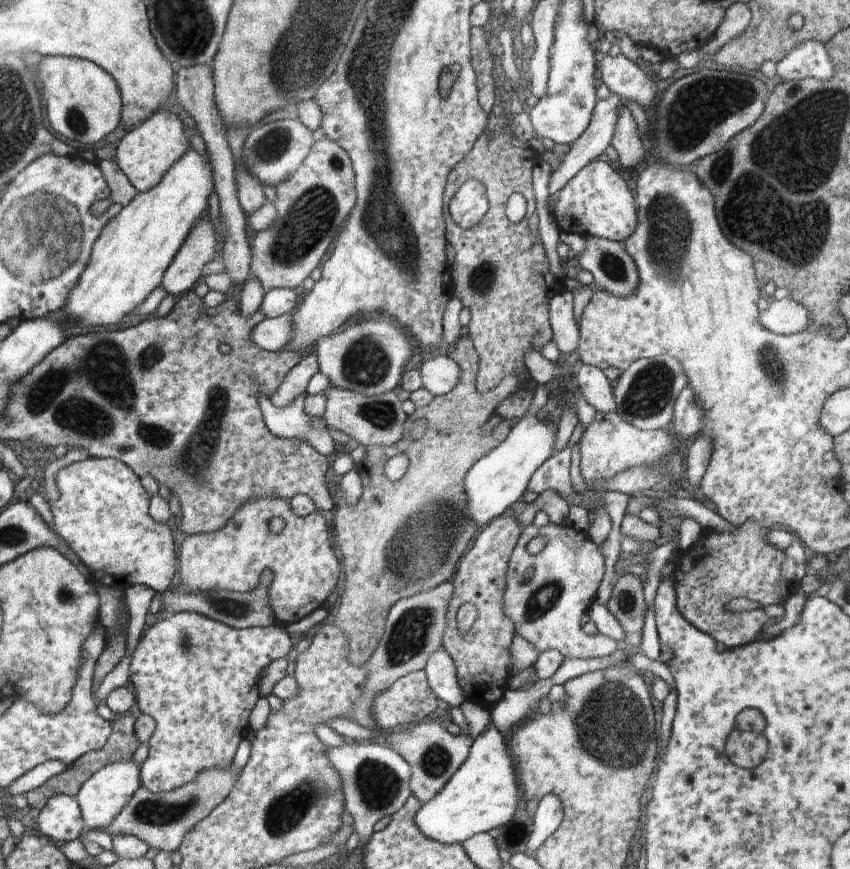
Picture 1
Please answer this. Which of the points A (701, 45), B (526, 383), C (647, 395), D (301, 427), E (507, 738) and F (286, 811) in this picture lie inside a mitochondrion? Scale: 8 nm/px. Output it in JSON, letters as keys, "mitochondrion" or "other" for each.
{"A":"other","B":"other","C":"mitochondrion","D":"other","E":"other","F":"mitochondrion"}

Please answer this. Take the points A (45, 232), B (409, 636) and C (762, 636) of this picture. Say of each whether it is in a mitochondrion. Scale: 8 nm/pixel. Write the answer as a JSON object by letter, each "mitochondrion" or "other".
{"A":"mitochondrion","B":"mitochondrion","C":"other"}

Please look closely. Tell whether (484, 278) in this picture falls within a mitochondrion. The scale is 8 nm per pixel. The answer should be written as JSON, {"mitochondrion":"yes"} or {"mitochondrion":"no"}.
{"mitochondrion":"yes"}

